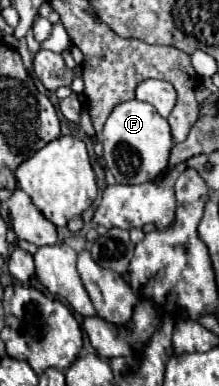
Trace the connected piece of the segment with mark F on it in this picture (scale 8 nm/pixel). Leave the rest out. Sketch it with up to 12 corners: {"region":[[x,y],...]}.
{"region":[[149,103],[113,109],[101,131],[117,183],[153,181],[171,127]]}

